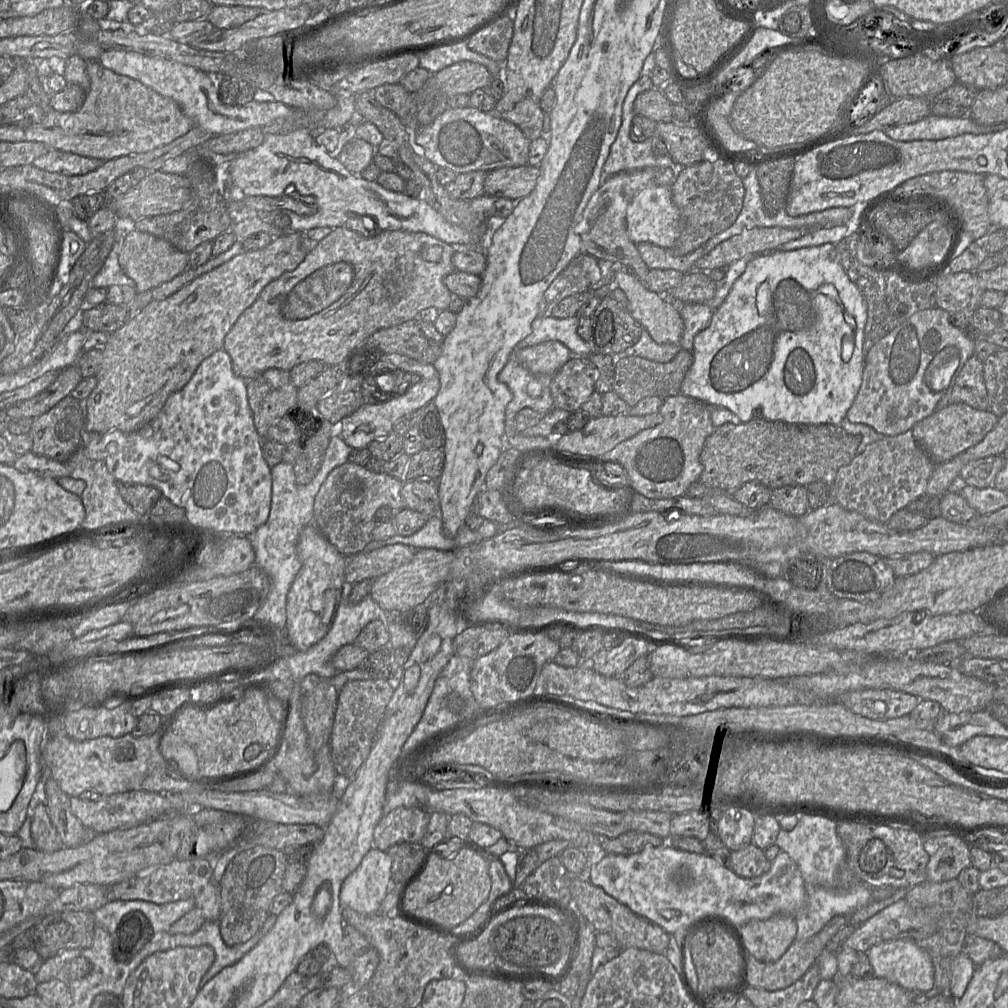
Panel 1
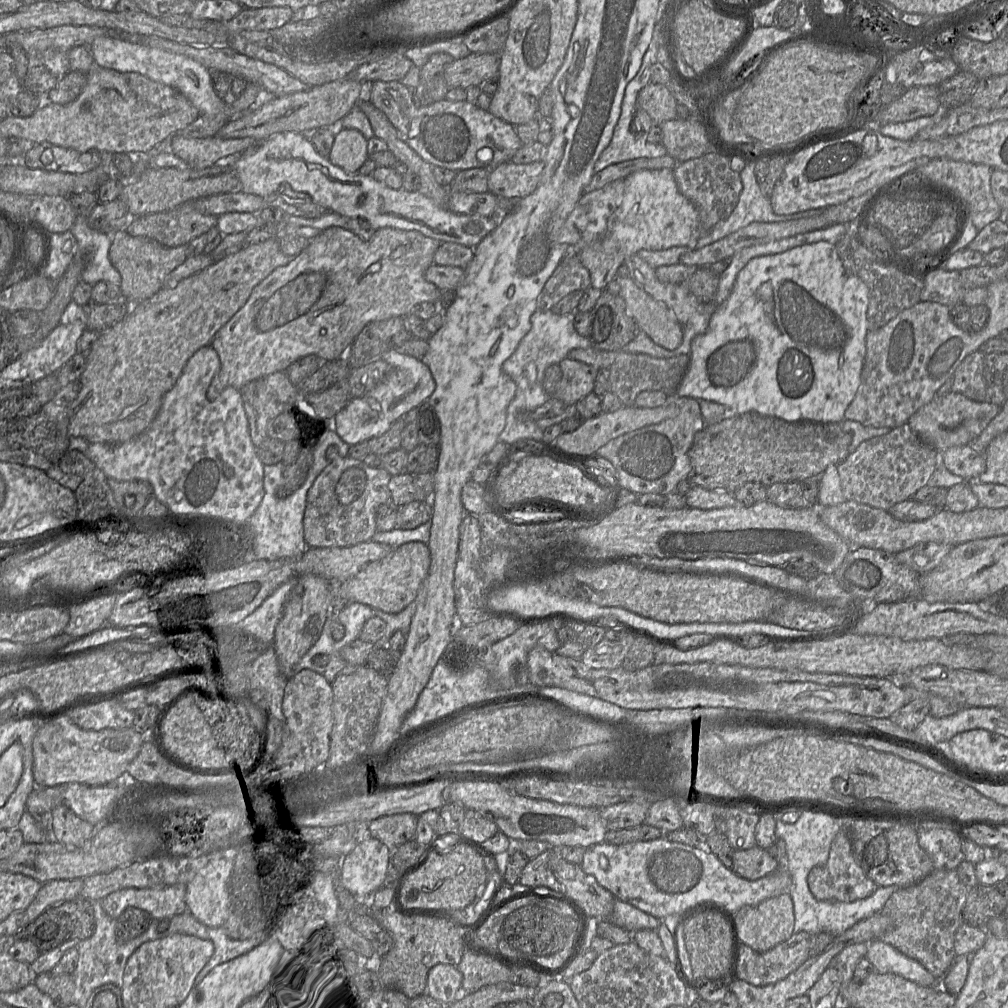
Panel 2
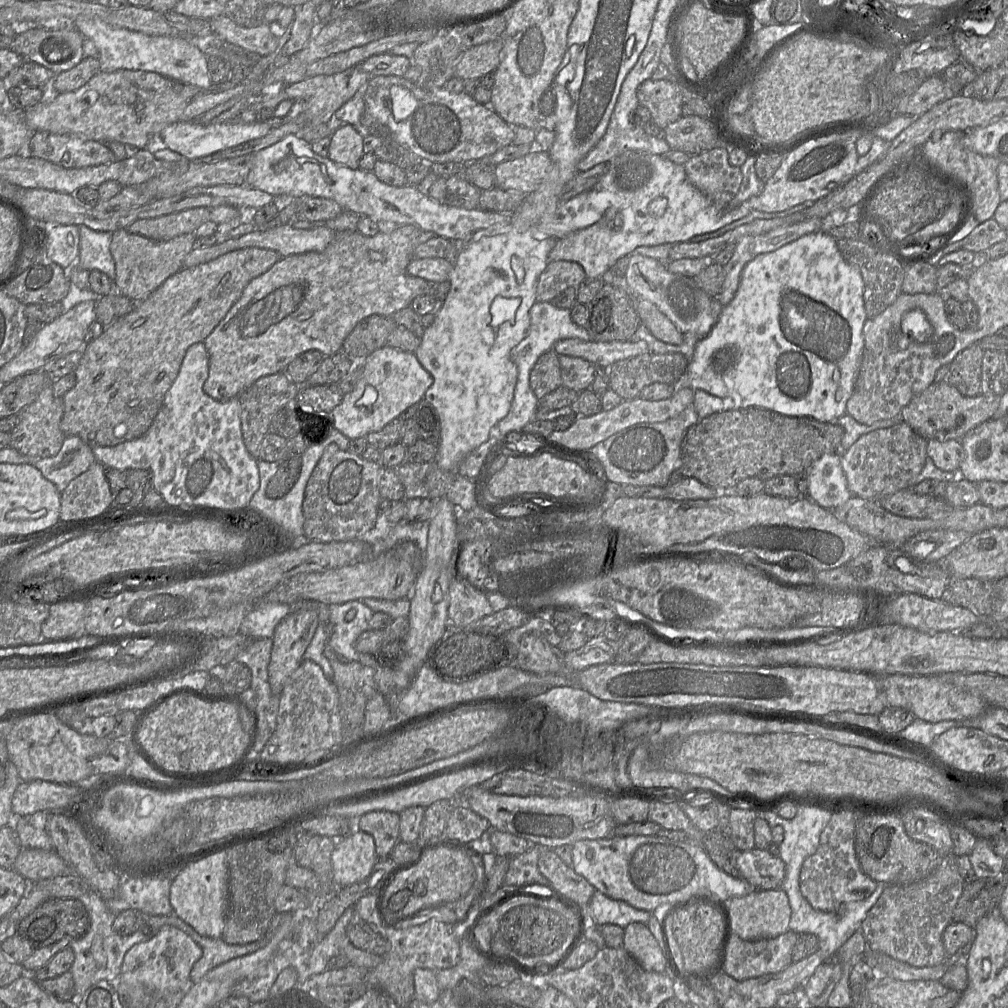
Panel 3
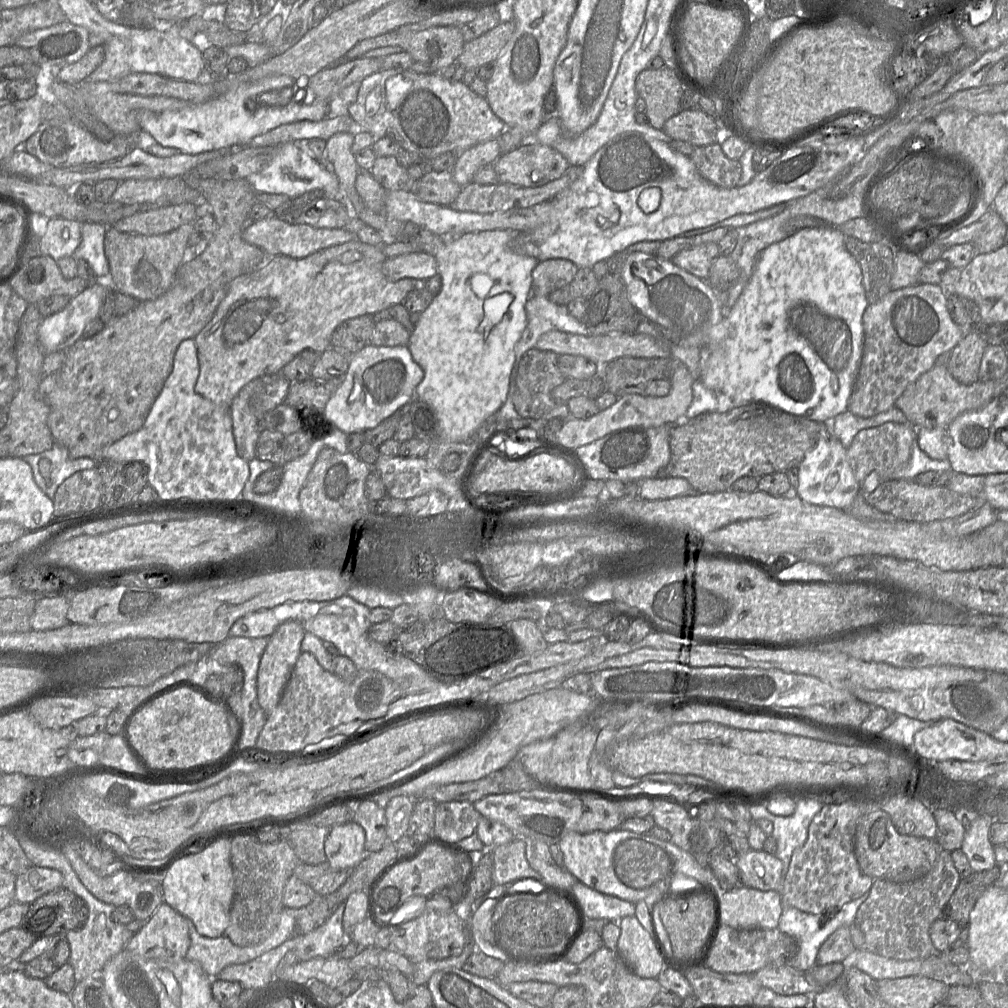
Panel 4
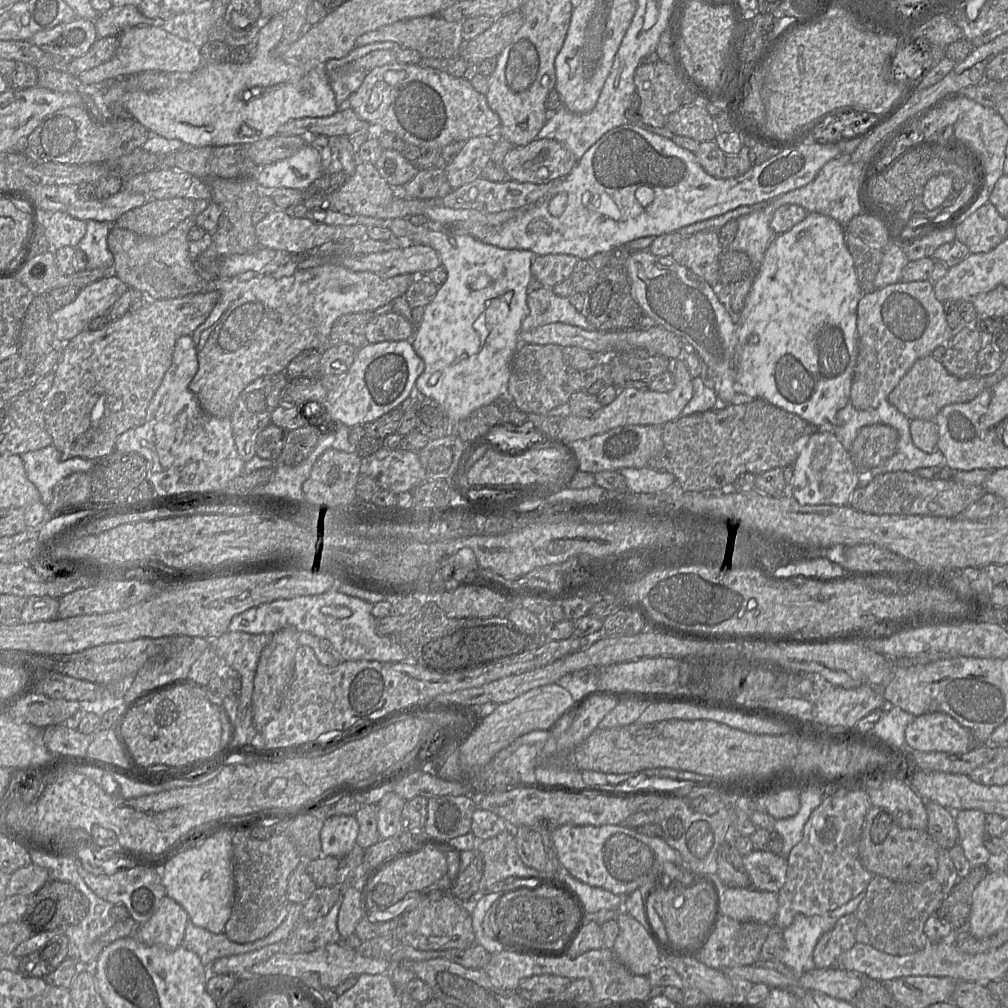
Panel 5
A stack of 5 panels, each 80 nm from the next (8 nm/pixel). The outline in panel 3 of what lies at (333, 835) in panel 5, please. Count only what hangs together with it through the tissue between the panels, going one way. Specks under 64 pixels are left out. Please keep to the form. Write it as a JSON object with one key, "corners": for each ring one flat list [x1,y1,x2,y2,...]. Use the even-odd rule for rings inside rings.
{"corners":[[354,824,354,829,349,834,335,840,331,854,334,882,340,887,345,887,366,880,379,858,373,837,356,829]]}

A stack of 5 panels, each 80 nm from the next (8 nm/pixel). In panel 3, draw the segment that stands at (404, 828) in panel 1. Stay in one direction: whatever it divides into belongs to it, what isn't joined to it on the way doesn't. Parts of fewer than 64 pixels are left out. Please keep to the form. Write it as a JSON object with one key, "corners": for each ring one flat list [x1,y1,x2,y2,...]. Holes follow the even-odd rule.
{"corners":[[371,811,354,820,355,828,371,835,379,857,387,857,400,841,399,813]]}

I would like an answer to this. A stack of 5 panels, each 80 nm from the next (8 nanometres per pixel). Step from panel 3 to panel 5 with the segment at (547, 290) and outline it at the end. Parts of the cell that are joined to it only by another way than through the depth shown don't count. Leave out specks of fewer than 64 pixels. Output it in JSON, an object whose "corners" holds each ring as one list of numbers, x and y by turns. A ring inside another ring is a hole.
{"corners":[[547,254,536,256,531,264,532,277,543,287,553,289,557,284,570,278,579,259,568,254]]}

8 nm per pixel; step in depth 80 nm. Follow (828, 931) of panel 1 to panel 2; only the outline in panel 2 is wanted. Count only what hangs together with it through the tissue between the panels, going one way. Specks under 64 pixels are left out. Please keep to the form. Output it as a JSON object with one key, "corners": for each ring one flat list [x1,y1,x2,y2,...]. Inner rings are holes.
{"corners":[[793,933,790,938,765,952,758,952,741,942,737,964,737,978,755,986,765,986,777,982,787,977,811,957,811,948,814,940,814,933]]}

